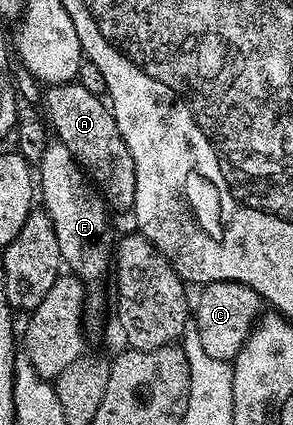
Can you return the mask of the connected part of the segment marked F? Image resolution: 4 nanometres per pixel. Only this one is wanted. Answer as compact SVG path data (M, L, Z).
M56 140L46 141L39 169L39 198L45 201L43 209L55 228L55 240L59 240L62 263L86 284L99 281L111 270L110 211L75 156L71 156L67 144Z

